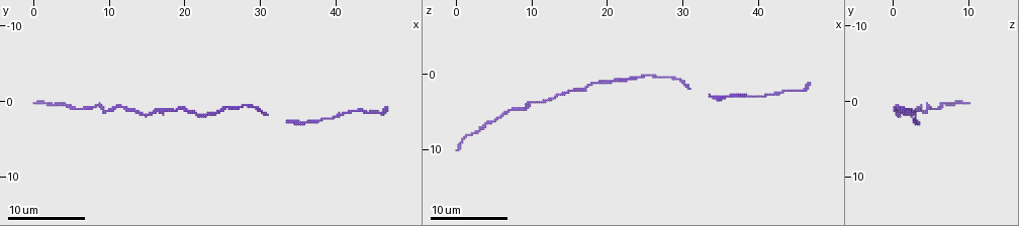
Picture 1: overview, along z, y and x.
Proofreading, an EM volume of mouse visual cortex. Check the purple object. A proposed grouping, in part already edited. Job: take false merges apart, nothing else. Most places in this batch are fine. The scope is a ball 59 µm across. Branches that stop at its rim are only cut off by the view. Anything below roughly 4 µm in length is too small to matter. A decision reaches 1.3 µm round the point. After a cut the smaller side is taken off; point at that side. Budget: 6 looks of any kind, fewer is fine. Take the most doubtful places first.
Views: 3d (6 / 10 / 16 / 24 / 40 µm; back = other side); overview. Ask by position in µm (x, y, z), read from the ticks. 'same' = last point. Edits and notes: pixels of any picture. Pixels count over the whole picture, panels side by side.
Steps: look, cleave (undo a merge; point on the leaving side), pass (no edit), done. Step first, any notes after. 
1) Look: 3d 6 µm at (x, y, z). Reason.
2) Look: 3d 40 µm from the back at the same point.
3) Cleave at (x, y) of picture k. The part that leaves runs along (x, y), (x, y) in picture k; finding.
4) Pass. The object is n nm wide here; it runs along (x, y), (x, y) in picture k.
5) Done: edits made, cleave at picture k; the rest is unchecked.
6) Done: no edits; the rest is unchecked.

Look: 3d 16 µm at (35.5, 3.0, 3.0). Thin neck.

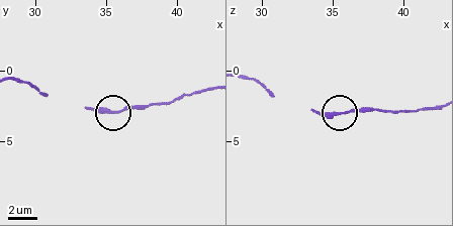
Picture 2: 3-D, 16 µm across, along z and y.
Pass. The object is 190 nm wide here; all the same cell.

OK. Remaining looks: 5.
Look: 3d 10 µm at (41.0, 1.5, 2.5). Narrows sharply.

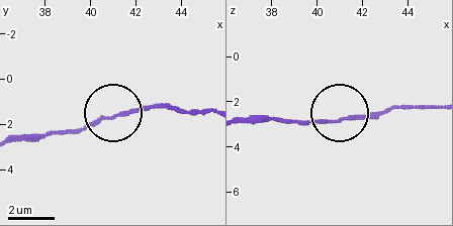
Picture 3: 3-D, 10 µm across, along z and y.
Pass. The object is 130 nm wide here; continuous, no second cell.

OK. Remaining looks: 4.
Look: 3d 6 µm at (10.5, 1.0, 4.0). Thick turns thin.

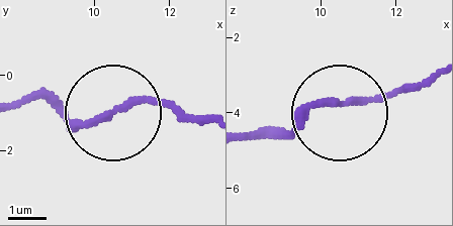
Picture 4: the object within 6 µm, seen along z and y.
Look: 3d 6 µm from the back at (10.45, 0.95, 3.75).

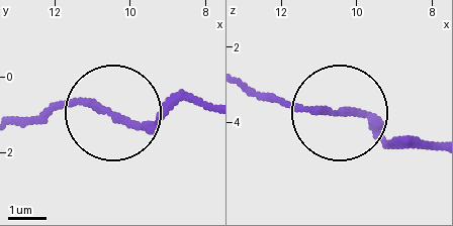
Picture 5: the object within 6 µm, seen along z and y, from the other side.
Pass. One cell here.

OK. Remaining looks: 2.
Done: no edits; the rest is unchecked.

